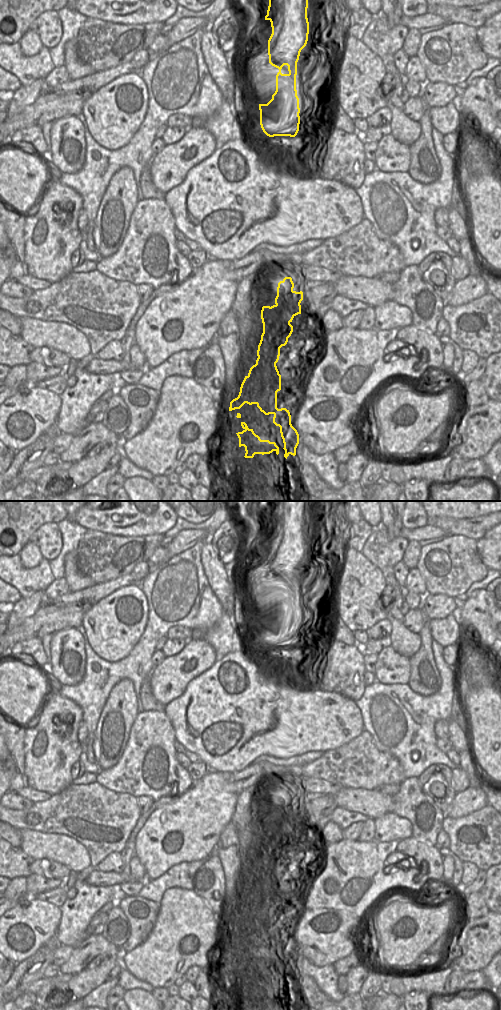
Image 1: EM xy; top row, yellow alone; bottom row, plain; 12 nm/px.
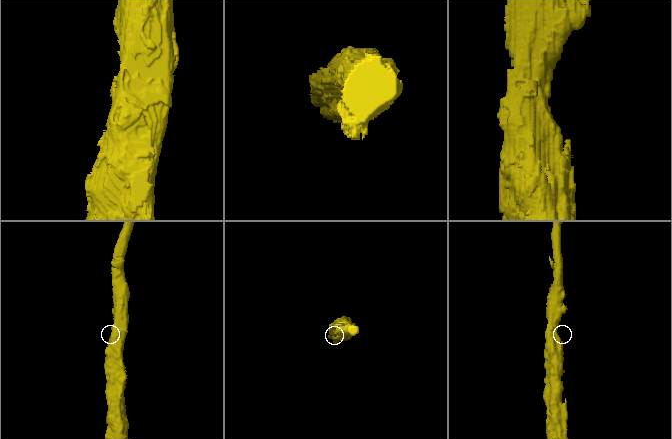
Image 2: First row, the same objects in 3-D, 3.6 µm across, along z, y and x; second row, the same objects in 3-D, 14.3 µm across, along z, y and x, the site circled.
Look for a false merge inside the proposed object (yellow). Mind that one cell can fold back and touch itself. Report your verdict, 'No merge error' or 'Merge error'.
No merge error.

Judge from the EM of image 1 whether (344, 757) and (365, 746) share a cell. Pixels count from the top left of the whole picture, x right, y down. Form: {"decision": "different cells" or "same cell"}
{"decision": "same cell"}

